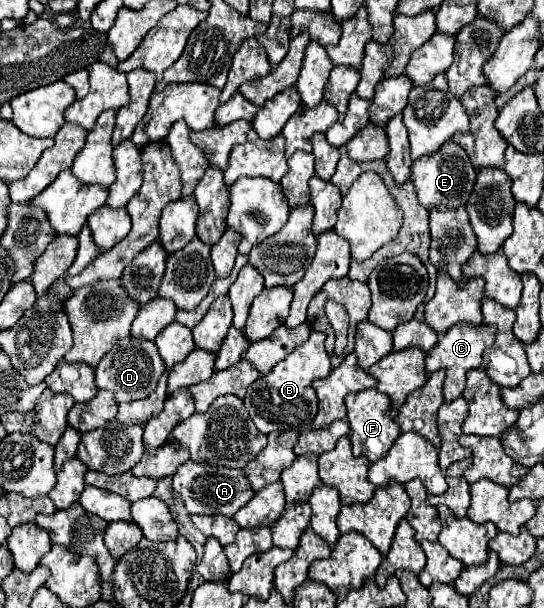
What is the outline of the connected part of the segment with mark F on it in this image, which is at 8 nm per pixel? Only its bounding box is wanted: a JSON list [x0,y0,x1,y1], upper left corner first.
[346,389,400,463]

